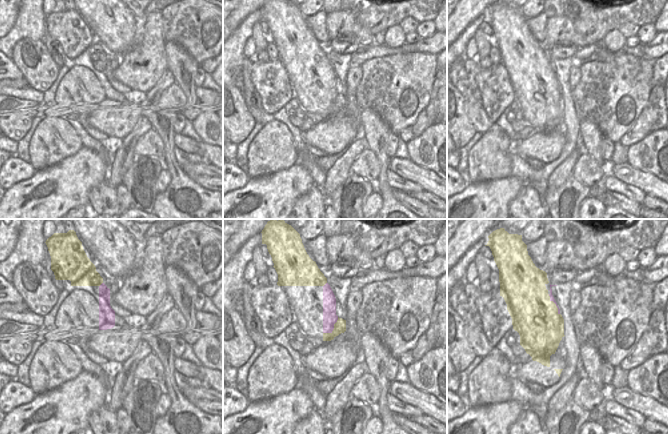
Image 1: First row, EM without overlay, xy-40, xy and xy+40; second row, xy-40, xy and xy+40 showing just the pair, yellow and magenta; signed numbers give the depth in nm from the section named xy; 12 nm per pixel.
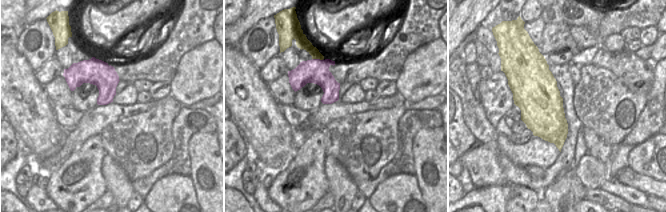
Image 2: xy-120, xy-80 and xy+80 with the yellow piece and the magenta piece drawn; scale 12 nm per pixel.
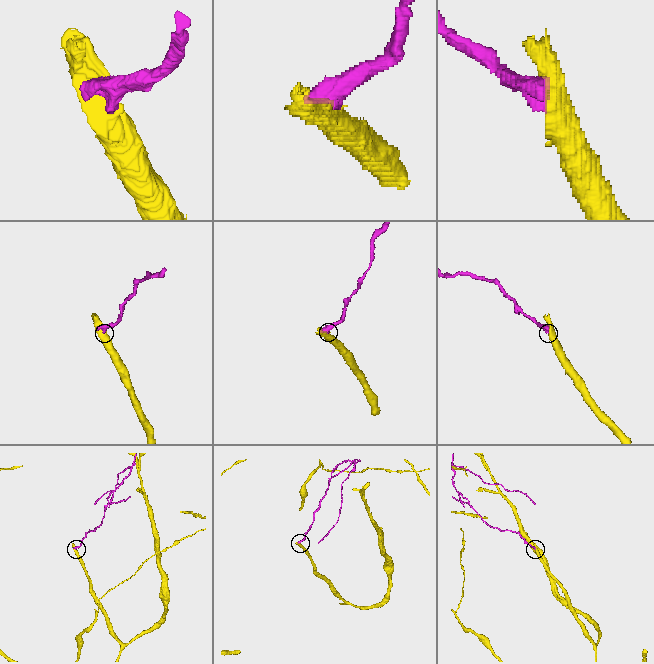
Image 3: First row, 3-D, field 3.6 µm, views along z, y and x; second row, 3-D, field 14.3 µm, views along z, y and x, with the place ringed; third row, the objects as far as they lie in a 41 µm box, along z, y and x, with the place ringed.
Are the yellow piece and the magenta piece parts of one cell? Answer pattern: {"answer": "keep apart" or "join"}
{"answer": "keep apart"}

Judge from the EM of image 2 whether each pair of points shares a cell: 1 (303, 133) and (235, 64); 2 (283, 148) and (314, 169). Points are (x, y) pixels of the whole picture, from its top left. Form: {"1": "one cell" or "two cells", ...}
{"1": "one cell", "2": "two cells"}

